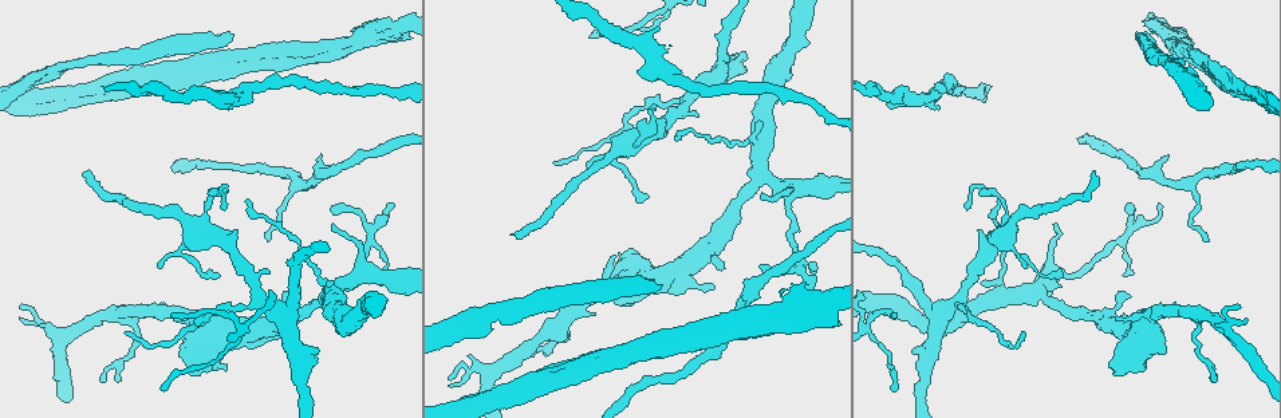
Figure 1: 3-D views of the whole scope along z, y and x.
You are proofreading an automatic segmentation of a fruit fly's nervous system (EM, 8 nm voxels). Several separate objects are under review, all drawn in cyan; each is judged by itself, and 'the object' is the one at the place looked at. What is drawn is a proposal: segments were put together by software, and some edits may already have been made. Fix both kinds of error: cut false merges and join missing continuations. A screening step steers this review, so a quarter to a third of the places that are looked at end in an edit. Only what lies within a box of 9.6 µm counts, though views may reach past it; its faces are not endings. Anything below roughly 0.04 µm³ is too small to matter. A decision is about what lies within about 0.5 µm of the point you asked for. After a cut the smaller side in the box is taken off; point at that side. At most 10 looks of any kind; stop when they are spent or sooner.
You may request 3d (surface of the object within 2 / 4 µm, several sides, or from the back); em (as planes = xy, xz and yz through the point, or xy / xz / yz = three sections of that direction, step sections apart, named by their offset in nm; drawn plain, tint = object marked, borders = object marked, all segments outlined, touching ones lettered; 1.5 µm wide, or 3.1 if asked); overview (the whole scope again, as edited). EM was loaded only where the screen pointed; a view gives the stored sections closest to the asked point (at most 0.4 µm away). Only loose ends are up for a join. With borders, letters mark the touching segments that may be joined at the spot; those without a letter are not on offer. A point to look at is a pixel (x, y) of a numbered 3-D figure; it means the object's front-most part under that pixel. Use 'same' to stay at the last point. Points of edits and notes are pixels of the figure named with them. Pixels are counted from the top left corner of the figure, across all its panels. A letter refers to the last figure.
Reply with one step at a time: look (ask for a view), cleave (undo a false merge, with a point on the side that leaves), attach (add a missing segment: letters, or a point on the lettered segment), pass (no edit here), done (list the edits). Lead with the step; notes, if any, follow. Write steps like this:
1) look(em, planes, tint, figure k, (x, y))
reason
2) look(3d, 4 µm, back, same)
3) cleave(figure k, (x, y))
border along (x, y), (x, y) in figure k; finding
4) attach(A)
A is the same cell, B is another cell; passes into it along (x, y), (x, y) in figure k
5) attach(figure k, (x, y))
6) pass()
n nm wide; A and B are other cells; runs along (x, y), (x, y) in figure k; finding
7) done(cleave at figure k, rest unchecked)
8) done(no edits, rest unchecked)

look(3d, 2 µm, figure 1, (1115, 317))
free end

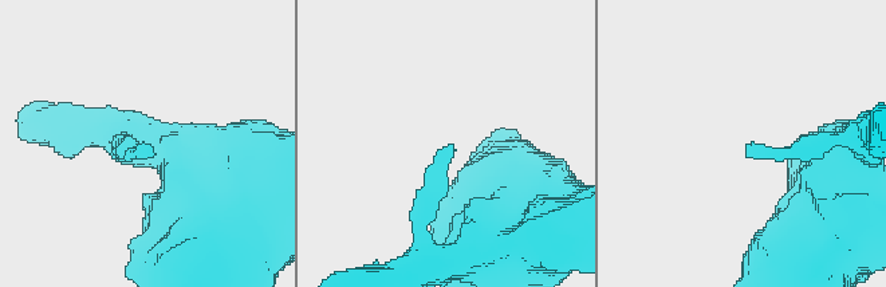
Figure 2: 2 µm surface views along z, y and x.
look(em, xz, step 8, borders, figure 2, (749, 143))

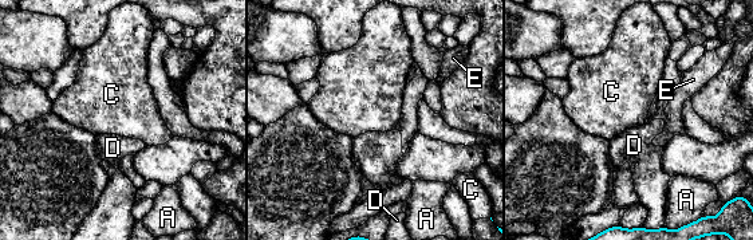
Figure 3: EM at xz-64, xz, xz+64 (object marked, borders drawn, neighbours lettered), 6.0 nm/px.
look(em, planes, borders, same)
another direction

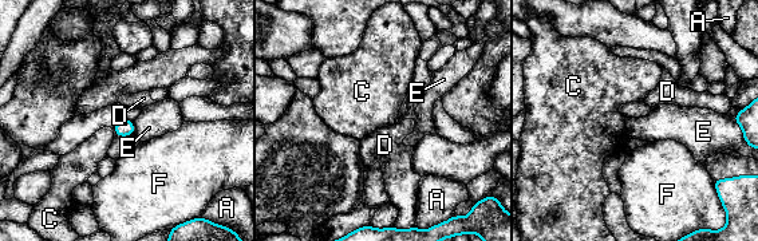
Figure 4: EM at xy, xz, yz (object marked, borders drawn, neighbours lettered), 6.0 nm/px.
pass()
110 nm wide; A, C, D, E and F are other cells; border along (113, 129), (117, 135) in figure 4; no lettered segment goes on from it

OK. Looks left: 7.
look(em, planes, borders, figure 1, (1149, 38))
an open end

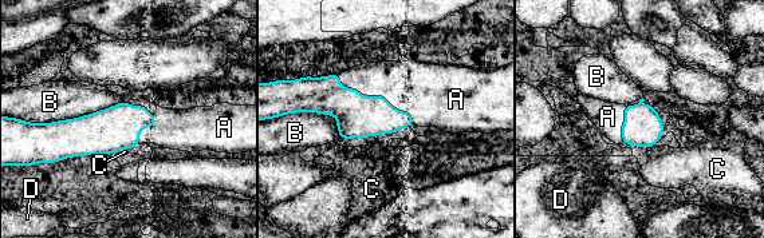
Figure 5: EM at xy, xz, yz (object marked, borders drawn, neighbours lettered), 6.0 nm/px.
attach(A)
240 nm wide; B touches over 600 nm; A is the same cell, B, C and D are other cells; it goes on there

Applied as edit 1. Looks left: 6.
look(overview)

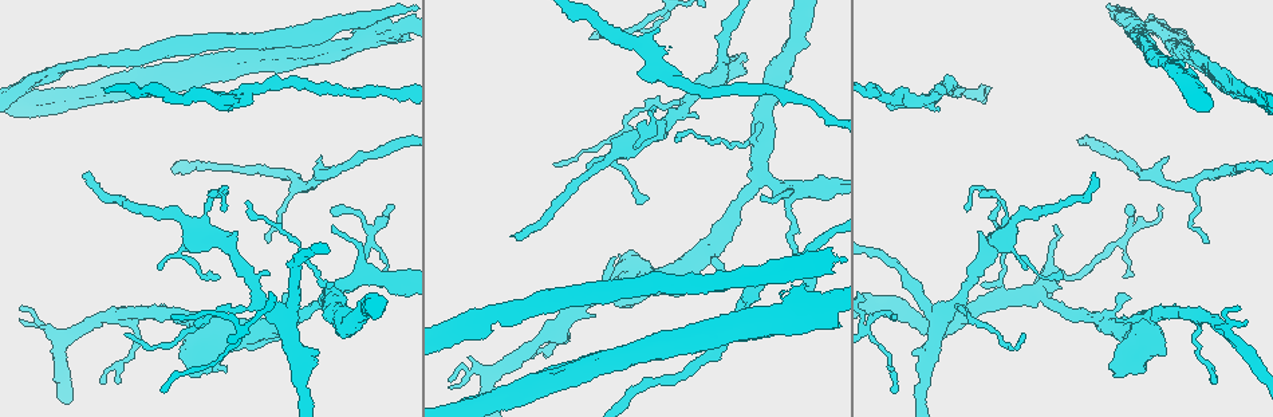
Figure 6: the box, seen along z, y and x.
look(3d, 2 µm, back, figure 6, (88, 174))
long arm stops here

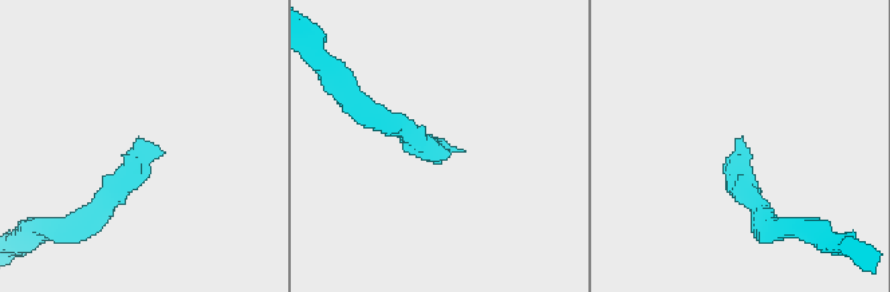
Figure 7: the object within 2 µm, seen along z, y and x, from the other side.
look(em, planes, borders, figure 7, (441, 143))
now the EM

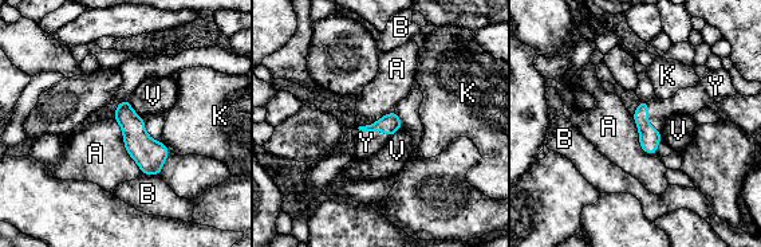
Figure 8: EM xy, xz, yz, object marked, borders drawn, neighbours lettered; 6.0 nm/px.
attach(Y)
Y is the same cell, A, B, K and V are other cells; passes into it along (649, 137), (647, 118), (685, 101) in figure 8; it goes on there

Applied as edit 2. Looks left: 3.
look(overview)

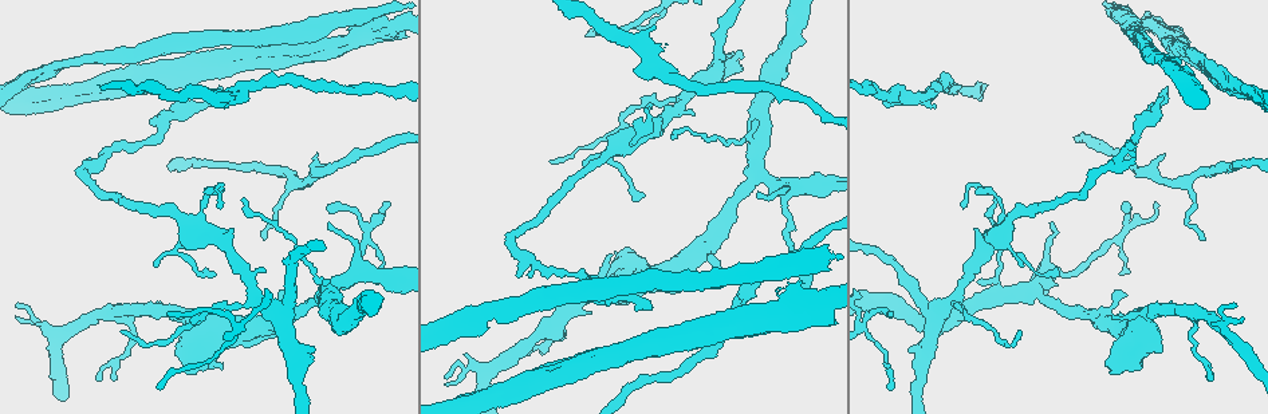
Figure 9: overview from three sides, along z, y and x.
look(em, planes, borders, figure 9, (717, 264))
an open end

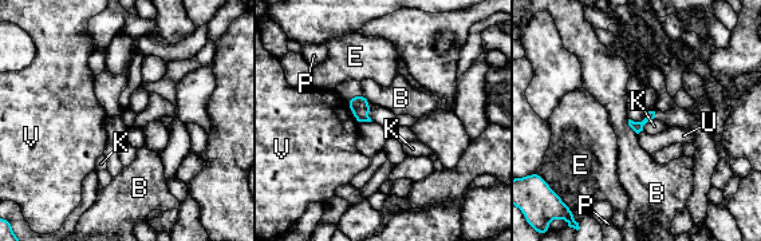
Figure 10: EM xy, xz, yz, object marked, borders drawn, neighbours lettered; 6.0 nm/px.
pass()
B, E, K, P, U and V are other cells; border along (654, 117), (642, 130) in figure 10; none of them fits

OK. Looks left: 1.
done(attach at figure 5, attach at figure 8, rest unchecked)

